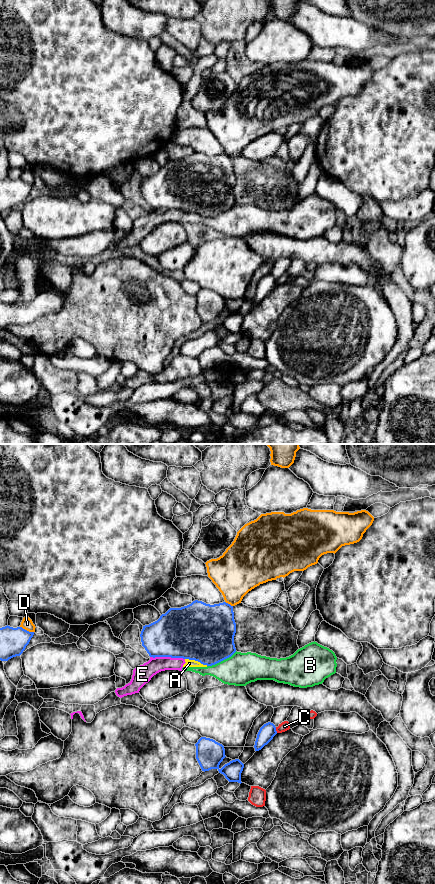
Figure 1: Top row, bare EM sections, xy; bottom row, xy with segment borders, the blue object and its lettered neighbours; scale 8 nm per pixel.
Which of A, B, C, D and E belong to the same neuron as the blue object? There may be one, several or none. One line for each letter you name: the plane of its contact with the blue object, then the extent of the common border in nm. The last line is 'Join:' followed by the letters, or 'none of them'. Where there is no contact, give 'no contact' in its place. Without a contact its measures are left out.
Join: none of them

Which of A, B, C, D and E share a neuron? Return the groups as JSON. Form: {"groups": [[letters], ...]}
{"groups": [["A", "B", "E"], ["C"], ["D"]]}

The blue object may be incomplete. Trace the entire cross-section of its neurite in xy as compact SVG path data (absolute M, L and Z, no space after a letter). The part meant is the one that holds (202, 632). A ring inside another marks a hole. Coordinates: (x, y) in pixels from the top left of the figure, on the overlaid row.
M195 600L181 608L170 608L157 621L143 626L140 637L150 657L183 658L212 666L236 652L235 633L233 606L226 602L210 605Z

